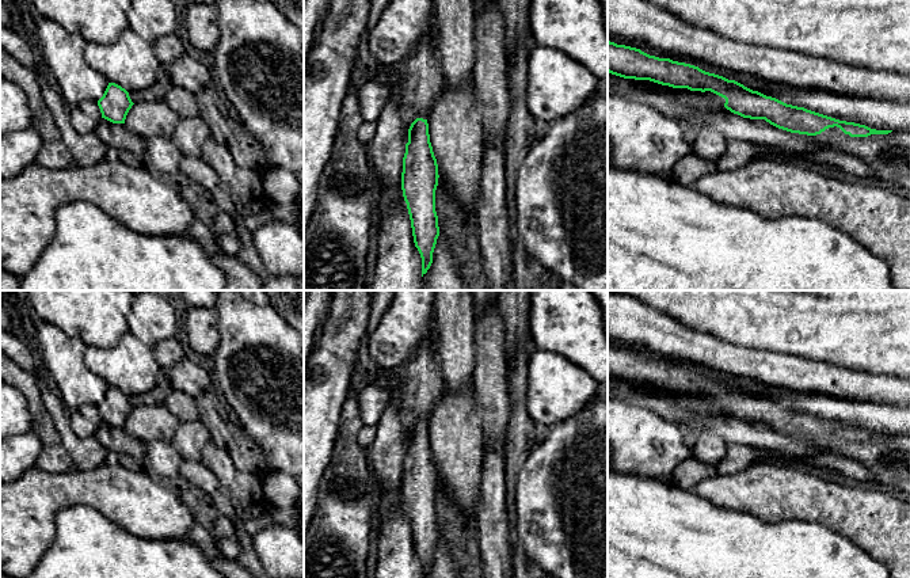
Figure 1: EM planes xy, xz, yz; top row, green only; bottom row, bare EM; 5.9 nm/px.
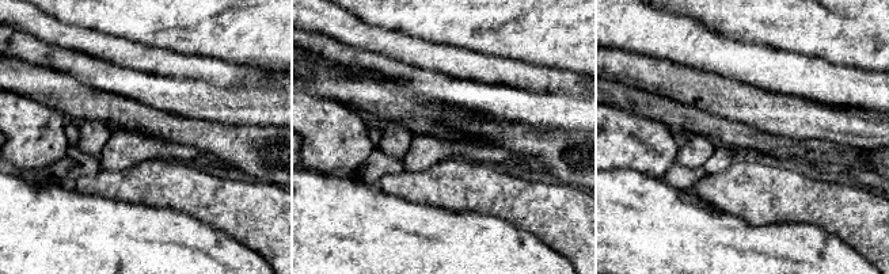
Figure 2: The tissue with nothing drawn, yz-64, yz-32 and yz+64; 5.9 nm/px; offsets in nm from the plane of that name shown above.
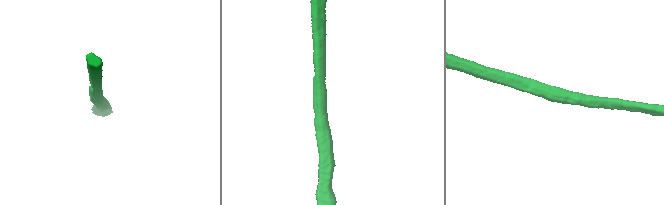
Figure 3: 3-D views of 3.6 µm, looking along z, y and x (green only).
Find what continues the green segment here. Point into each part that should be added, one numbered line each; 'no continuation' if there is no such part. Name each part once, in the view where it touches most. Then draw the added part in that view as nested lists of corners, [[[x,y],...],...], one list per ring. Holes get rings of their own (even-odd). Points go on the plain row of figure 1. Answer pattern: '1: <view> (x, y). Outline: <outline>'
no continuation

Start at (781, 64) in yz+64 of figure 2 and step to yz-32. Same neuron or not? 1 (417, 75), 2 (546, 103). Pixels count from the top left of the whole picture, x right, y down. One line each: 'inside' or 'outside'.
1: outside
2: outside

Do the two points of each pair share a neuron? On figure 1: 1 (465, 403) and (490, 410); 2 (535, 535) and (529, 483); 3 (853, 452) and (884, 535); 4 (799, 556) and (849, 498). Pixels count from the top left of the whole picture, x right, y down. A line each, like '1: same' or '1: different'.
1: different
2: same
3: different
4: different

